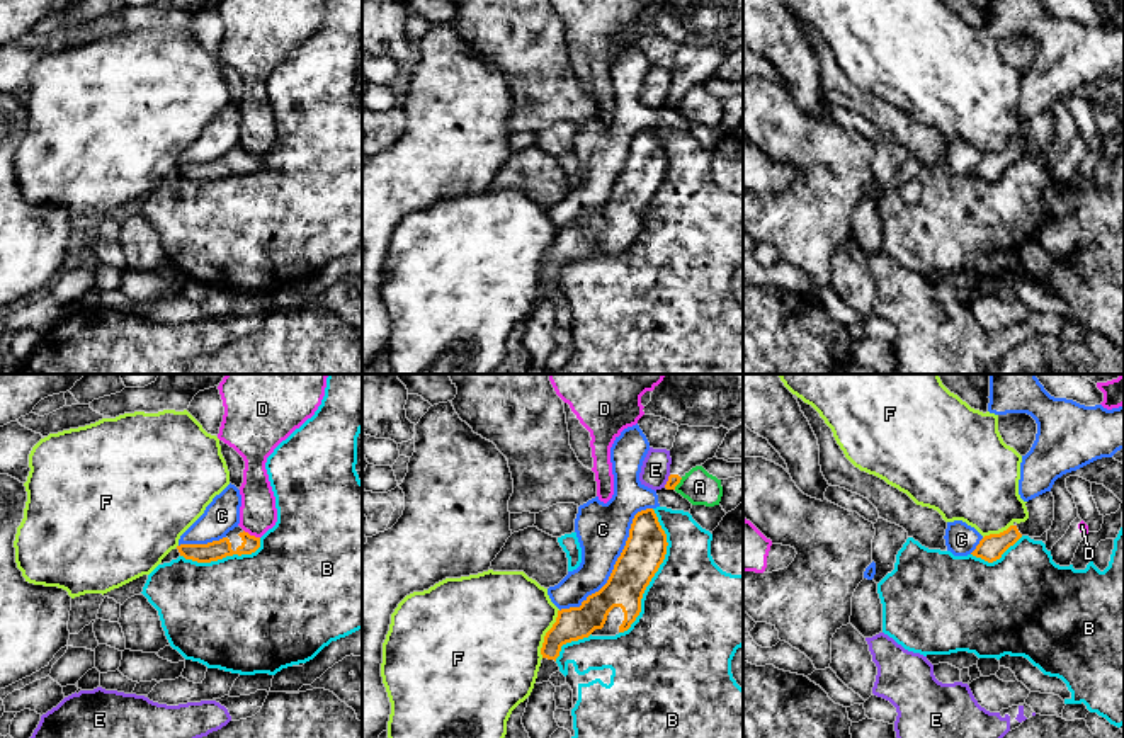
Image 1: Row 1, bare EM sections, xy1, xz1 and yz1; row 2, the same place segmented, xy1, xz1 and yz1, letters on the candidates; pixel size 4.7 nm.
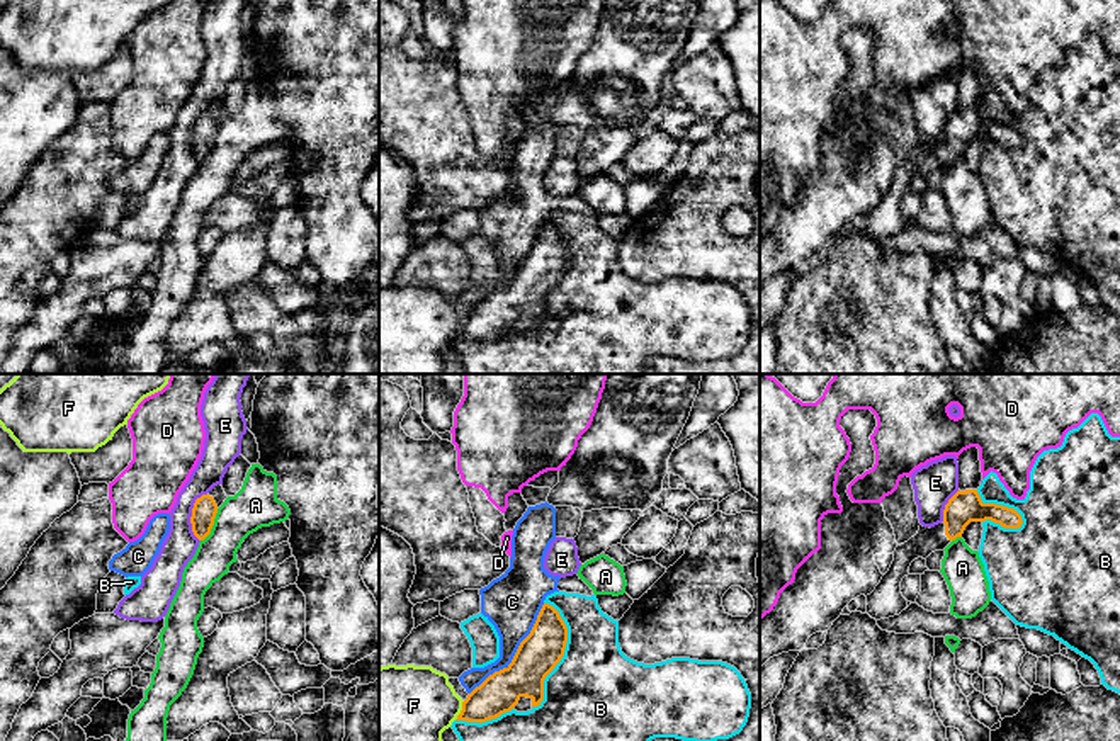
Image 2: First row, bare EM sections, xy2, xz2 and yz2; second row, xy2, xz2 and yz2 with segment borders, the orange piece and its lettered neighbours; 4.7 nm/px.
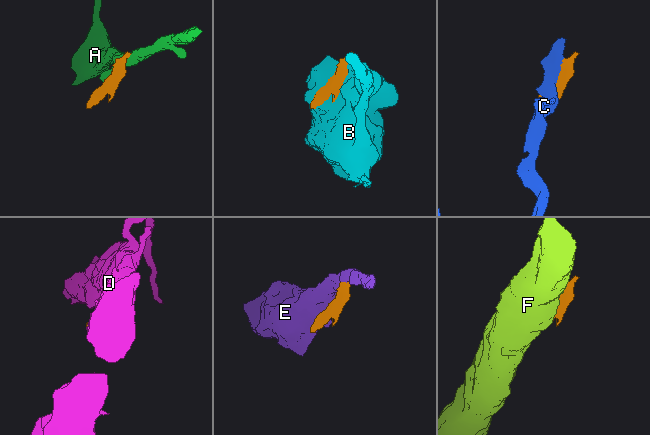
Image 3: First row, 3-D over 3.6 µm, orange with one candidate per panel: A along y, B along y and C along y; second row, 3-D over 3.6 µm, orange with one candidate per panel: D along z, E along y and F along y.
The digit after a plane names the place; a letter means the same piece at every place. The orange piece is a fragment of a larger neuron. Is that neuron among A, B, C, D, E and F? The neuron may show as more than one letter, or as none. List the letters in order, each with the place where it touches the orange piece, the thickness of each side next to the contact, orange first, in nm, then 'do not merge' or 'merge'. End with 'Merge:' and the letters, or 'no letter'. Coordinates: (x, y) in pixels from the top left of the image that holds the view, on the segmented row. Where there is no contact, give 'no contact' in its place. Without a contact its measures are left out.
A: xy2 (213, 524) | 120/220 nm | do not merge
B: xz1 (655, 572) | 200/480 nm | do not merge
C: xz1 (616, 563) | 200/260 nm | do not merge
D: xy1 (252, 536) | 100/180 nm | do not merge
E: xy2 (192, 515) | 120/160 nm | do not merge
F: xz1 (546, 633) | 160/480 nm | do not merge
Merge: no letter

